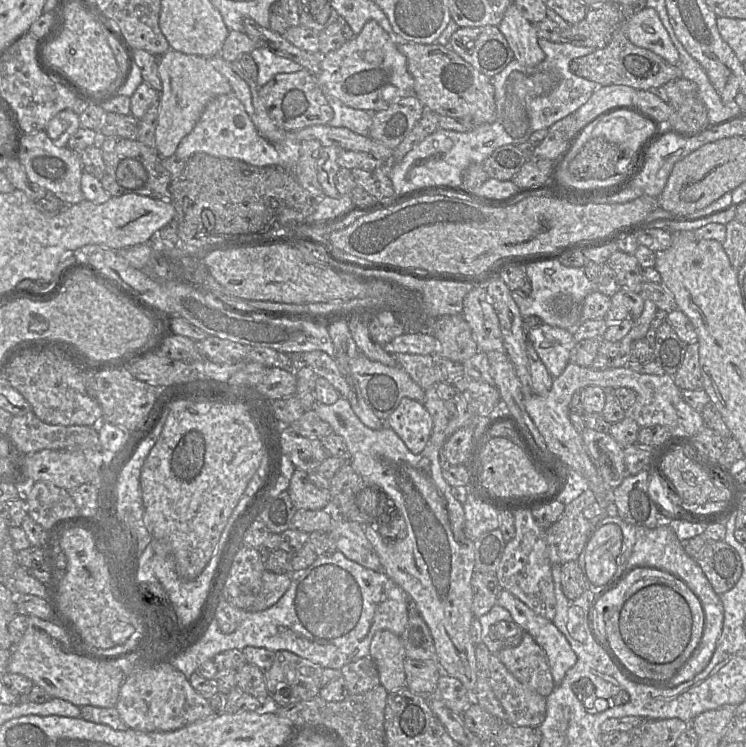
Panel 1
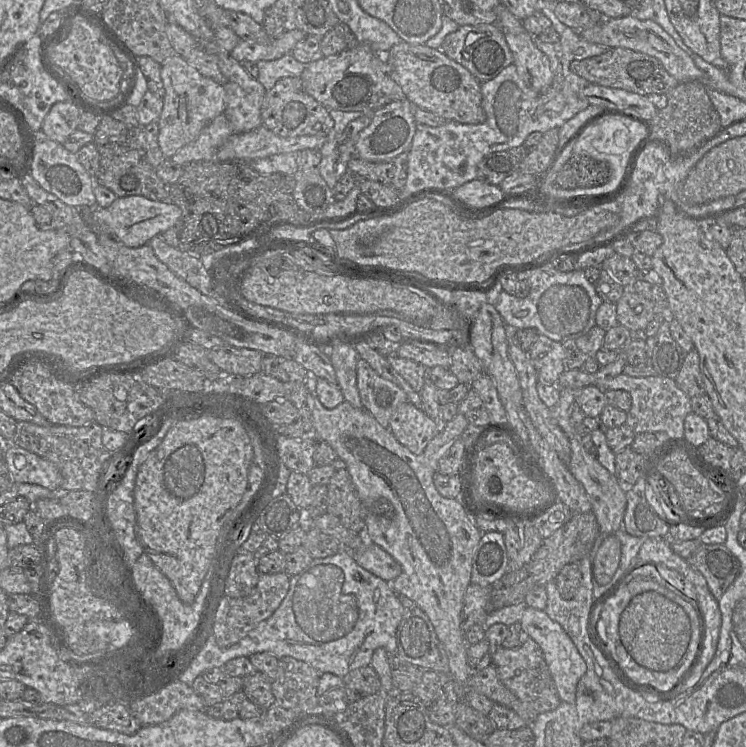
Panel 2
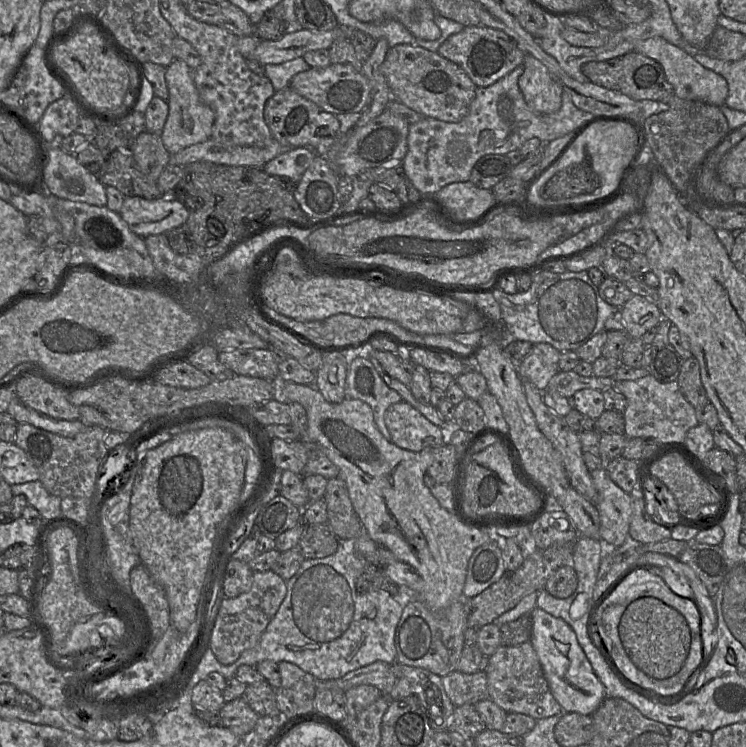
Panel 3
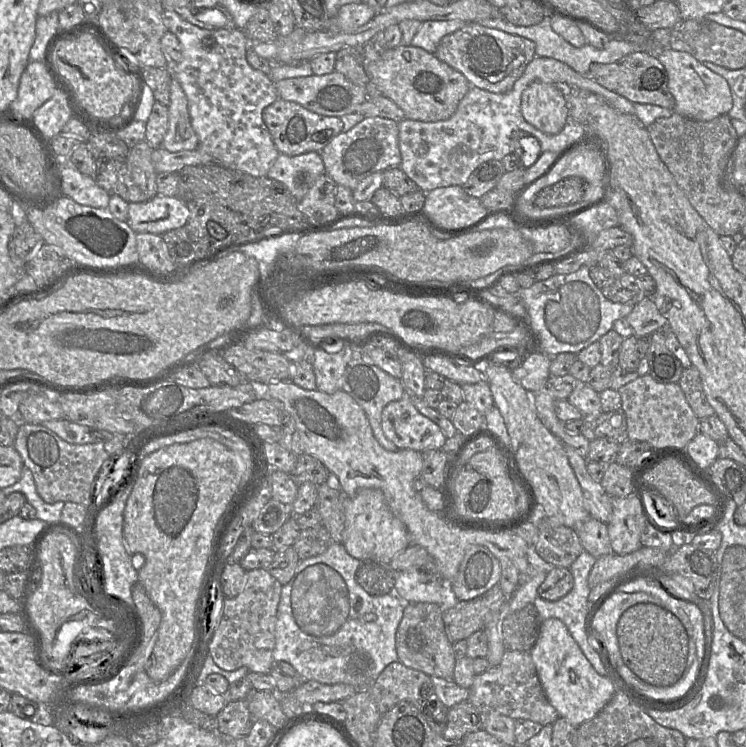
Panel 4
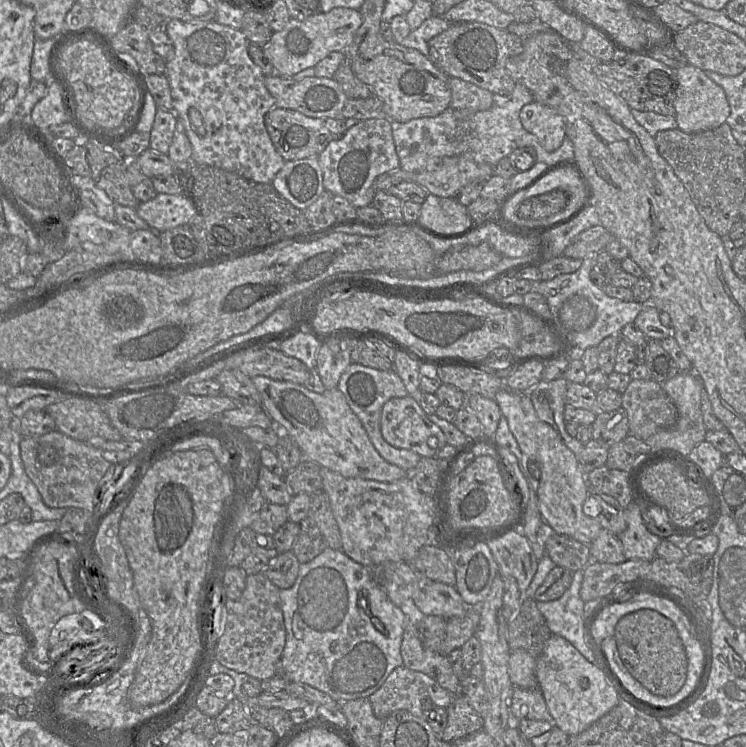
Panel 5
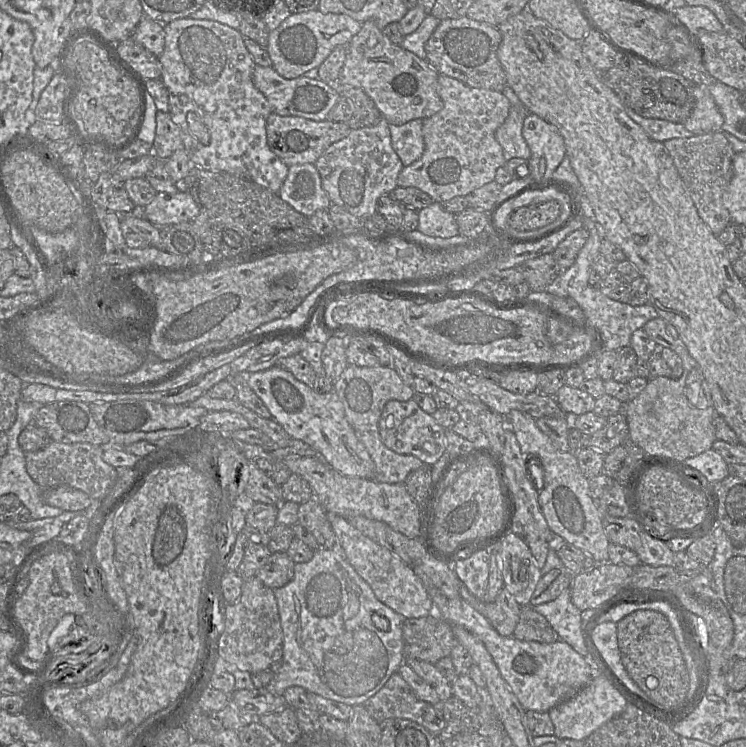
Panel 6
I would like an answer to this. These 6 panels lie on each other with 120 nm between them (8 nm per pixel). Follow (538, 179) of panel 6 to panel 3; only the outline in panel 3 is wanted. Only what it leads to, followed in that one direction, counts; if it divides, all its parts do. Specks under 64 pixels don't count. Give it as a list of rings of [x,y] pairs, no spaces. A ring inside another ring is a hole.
[[[525,53],[522,65],[524,71],[518,84],[527,106],[542,115],[557,112],[562,105],[562,85],[531,54]]]

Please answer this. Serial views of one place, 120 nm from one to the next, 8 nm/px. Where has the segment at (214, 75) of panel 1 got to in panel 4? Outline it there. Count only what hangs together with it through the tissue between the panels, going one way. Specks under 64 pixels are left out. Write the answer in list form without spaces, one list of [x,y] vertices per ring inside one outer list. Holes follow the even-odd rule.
[[[174,77],[170,83],[168,119],[168,130],[161,144],[163,149],[175,153],[195,150],[199,147],[198,136],[191,125],[187,97]]]

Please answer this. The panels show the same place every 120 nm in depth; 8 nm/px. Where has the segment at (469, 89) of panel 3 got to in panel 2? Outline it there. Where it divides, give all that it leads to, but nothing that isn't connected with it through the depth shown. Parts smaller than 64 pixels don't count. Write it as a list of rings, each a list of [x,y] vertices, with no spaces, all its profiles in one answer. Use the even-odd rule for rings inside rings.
[[[402,41],[384,53],[383,57],[389,65],[392,79],[401,88],[401,94],[413,105],[433,112],[447,121],[464,124],[481,124],[486,121],[486,113],[482,107],[481,82],[440,49]]]

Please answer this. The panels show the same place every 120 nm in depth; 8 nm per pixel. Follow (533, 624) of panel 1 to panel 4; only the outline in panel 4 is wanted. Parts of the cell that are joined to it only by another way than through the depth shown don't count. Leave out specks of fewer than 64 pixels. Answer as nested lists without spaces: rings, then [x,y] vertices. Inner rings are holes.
[[[548,618],[542,621],[538,639],[530,654],[546,698],[558,712],[559,718],[575,726],[597,715],[616,691],[605,675],[595,671],[566,625],[559,619]]]

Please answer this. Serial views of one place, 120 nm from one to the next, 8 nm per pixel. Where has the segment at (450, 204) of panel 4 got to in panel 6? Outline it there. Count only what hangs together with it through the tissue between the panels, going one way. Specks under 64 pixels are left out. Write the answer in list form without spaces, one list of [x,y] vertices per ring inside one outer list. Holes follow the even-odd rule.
[[[433,202],[418,212],[417,230],[427,236],[451,238],[459,235],[456,215],[444,209],[443,205]]]

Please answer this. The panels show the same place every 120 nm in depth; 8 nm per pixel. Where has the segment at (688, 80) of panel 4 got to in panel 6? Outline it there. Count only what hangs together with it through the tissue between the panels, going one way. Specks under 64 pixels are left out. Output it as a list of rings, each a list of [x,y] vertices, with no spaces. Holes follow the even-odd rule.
[[[695,86],[694,98],[695,105],[691,115],[684,122],[685,128],[695,135],[721,131],[724,118],[708,87]]]

